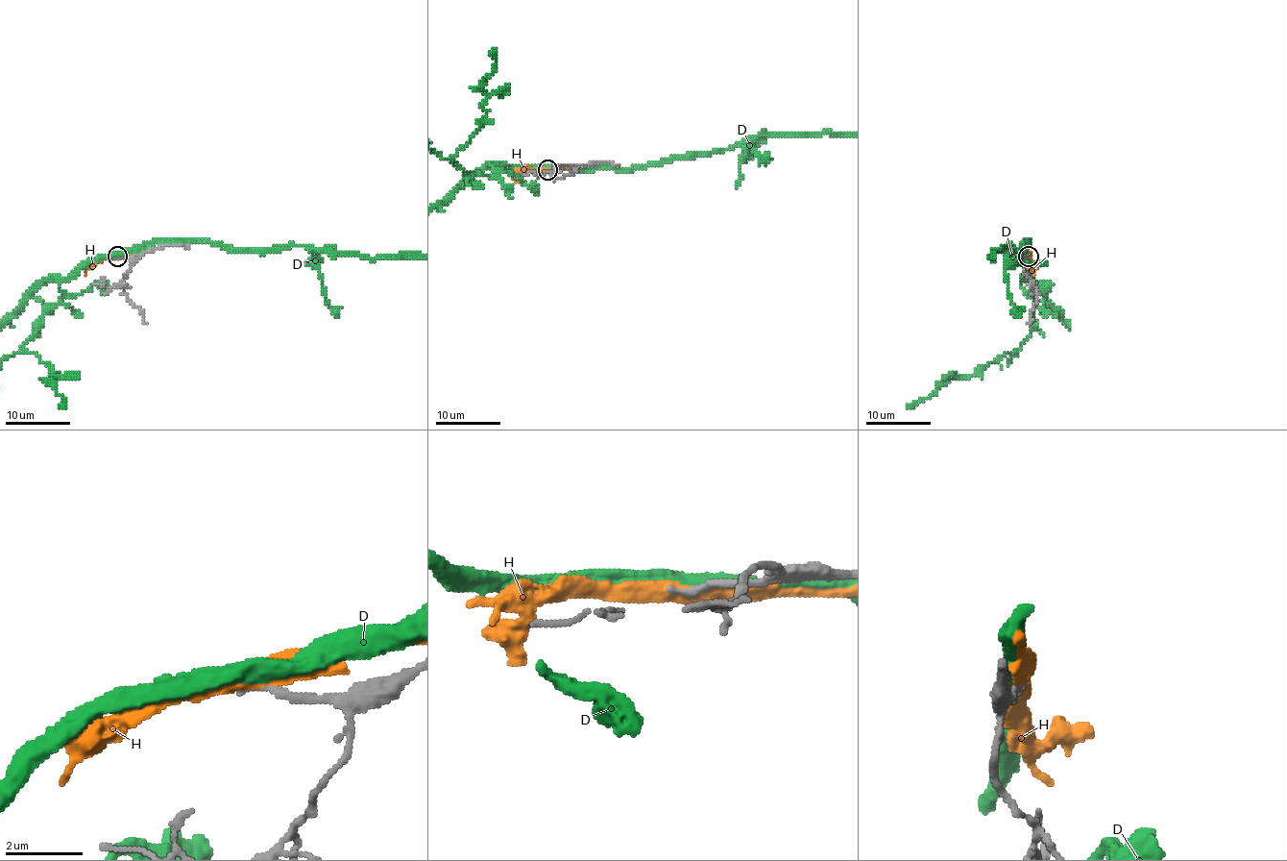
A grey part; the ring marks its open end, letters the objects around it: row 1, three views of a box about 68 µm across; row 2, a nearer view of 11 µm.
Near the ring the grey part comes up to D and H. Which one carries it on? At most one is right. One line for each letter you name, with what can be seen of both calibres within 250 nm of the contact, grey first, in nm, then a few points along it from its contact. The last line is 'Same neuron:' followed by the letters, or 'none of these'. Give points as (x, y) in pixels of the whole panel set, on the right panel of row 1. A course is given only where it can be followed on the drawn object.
Same neuron: none of these

